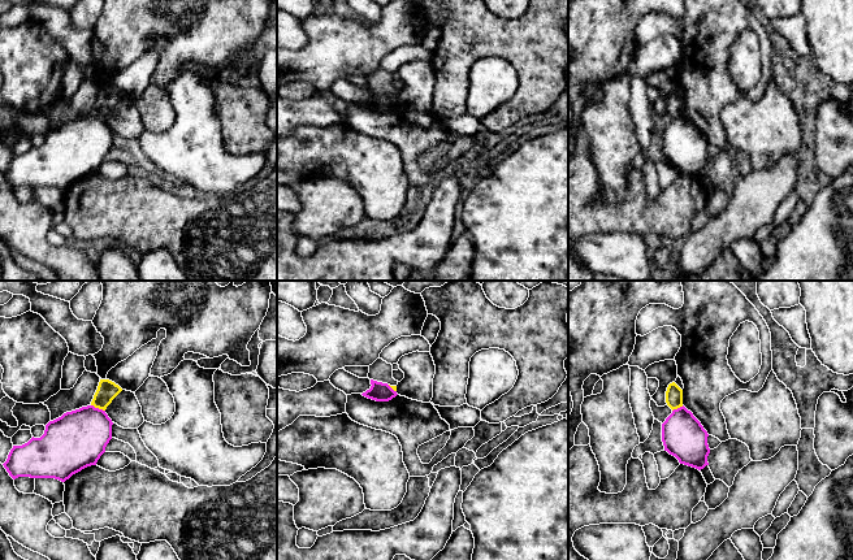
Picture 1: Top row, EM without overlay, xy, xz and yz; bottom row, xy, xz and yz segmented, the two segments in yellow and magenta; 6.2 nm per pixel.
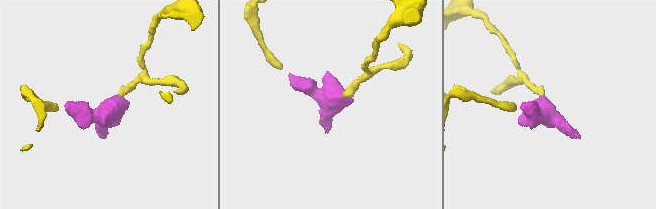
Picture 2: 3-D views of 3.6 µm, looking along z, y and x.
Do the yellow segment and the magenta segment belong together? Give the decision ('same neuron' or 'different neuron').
different neuron

